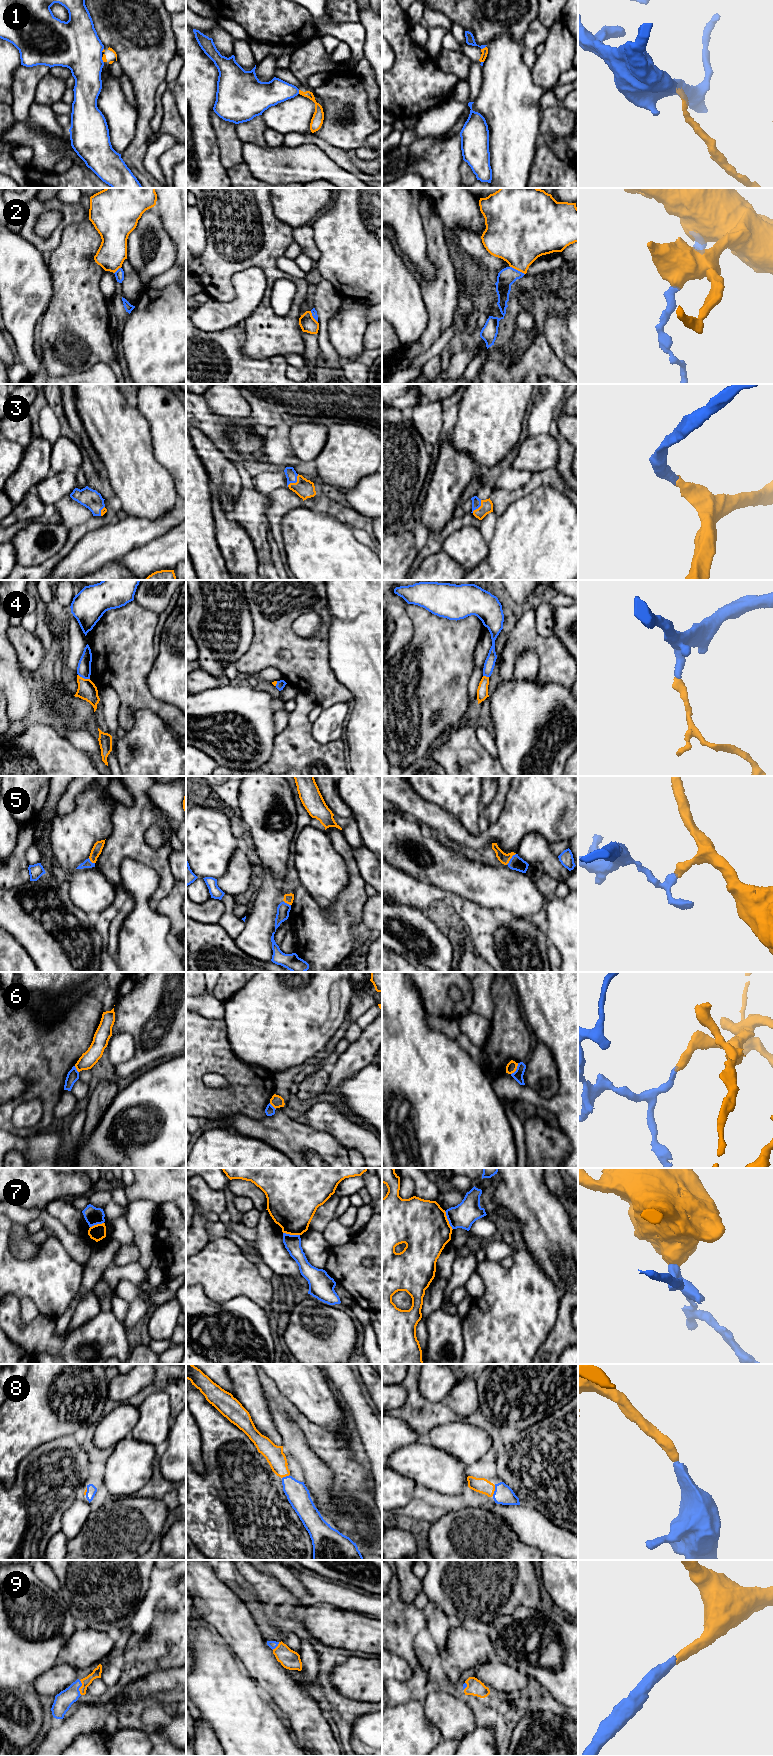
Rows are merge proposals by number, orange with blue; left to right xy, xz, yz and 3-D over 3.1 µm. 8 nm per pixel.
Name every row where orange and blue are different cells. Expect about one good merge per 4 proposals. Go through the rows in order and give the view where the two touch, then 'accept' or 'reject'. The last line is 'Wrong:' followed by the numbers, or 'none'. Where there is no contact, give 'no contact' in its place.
1: meets orange in yz; reject
2: meets orange in yz; reject
3: meets orange in xz; accept
4: meets orange in xy; reject
5: meets orange in yz; reject
6: meets orange in yz; reject
7: meets orange in yz; reject
8: meets orange in yz; accept
9: meets orange in xy; accept
Wrong: 1, 2, 4, 5, 6, 7

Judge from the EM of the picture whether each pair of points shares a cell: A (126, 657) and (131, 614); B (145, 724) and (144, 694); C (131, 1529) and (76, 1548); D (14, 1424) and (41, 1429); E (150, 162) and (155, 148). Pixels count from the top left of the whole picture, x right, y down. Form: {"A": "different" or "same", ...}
{"A": "same", "B": "different", "C": "same", "D": "same", "E": "same"}

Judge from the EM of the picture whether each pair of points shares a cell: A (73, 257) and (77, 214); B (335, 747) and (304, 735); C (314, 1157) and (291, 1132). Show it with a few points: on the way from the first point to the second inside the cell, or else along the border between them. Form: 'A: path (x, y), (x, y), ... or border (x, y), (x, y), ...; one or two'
A: border (88, 218), (68, 224), (61, 231); two
B: path (327, 748), (317, 748), (312, 743); one
C: path (309, 1151), (296, 1138); one

